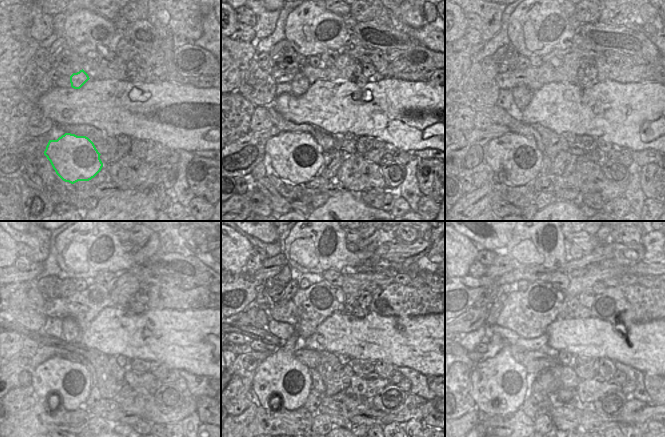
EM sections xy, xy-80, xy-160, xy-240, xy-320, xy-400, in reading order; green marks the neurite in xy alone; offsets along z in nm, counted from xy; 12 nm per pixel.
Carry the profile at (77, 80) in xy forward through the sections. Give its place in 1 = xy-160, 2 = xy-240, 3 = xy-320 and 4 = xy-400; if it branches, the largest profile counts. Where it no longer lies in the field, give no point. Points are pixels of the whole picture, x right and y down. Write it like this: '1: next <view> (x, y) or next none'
1: next xy-160 (522, 95)
2: next xy-240 (71, 331)
3: next xy-320 (280, 375)
4: next xy-400 (499, 384)

